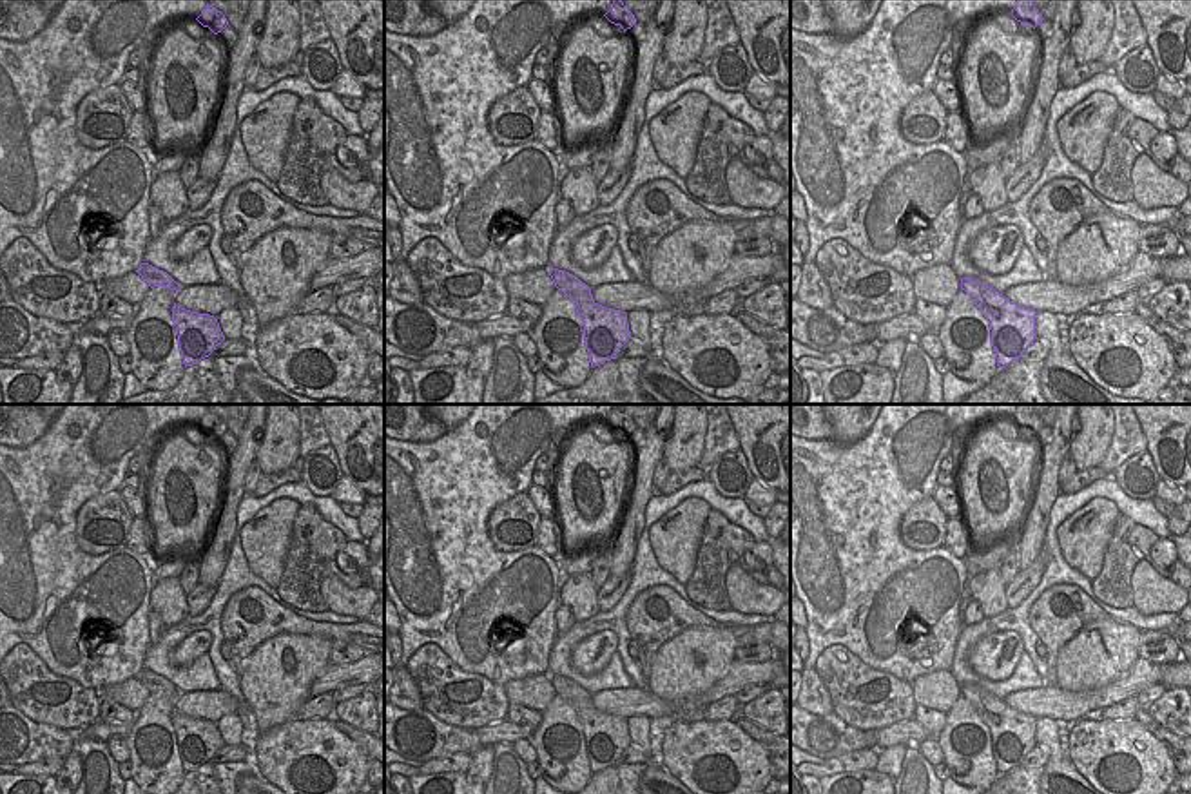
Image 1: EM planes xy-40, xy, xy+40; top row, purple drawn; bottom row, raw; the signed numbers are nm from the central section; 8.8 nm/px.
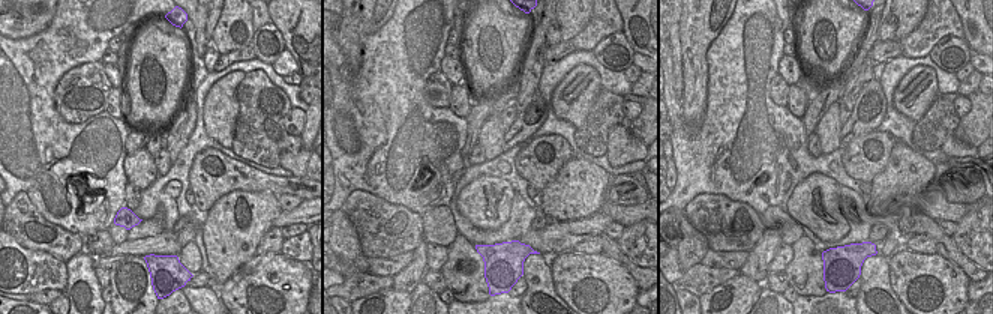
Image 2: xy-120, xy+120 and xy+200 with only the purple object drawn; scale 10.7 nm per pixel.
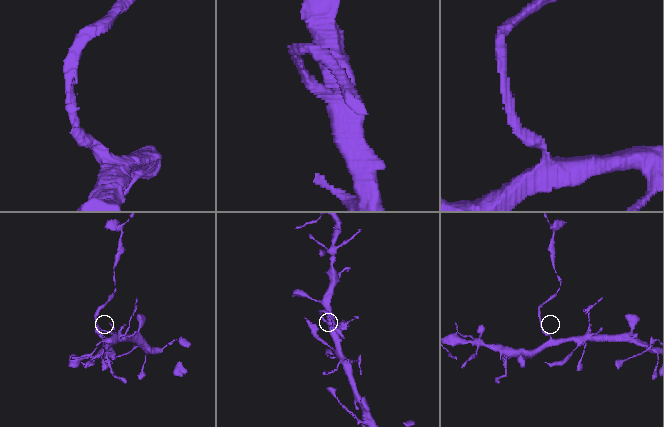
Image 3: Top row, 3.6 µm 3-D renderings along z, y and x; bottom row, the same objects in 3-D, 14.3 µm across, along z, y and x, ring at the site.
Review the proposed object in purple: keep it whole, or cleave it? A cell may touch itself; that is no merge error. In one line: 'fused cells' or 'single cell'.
fused cells

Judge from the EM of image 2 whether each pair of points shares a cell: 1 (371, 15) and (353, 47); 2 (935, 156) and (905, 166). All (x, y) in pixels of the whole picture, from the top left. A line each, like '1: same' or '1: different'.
1: same
2: different

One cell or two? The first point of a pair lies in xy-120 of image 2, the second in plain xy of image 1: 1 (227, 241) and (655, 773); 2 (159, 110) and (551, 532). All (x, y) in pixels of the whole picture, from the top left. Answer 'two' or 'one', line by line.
1: two
2: two

